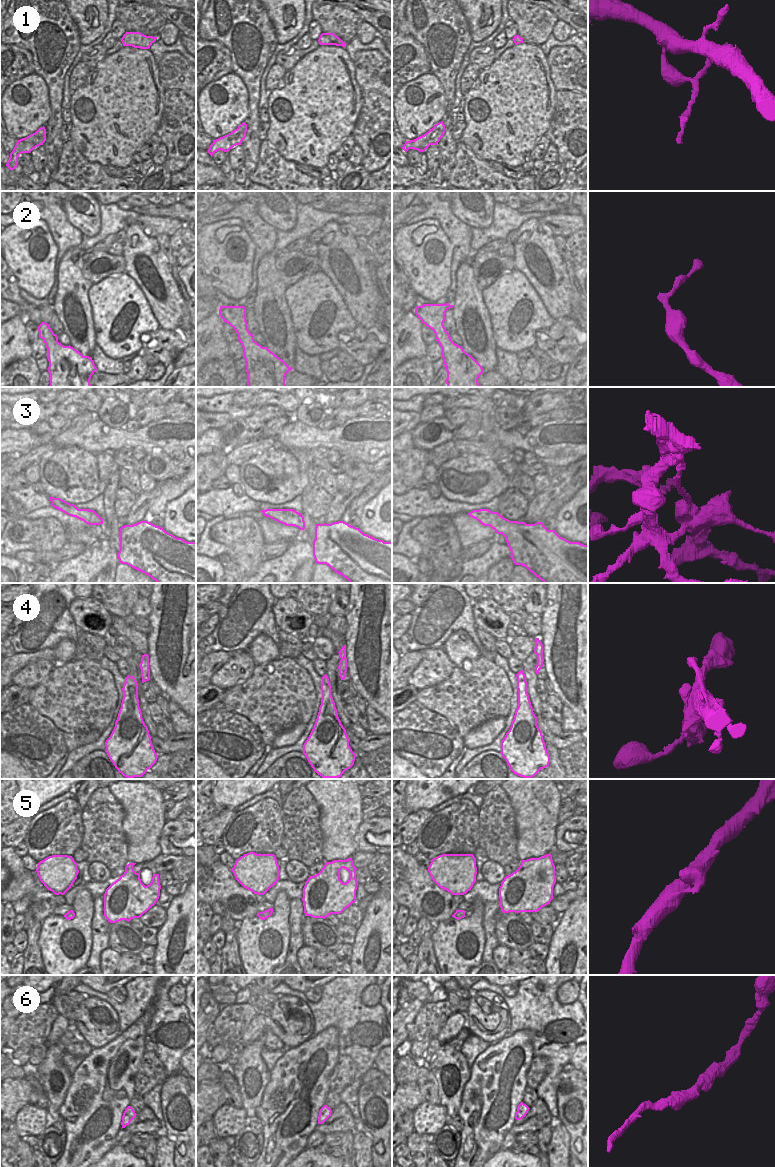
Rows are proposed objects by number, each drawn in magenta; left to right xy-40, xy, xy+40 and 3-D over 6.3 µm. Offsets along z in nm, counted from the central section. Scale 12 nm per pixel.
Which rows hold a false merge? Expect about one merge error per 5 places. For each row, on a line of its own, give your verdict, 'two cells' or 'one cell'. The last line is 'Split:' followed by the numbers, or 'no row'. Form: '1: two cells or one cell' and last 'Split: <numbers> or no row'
1: two cells
2: two cells
3: two cells
4: one cell
5: one cell
6: one cell
Split: 1, 2, 3

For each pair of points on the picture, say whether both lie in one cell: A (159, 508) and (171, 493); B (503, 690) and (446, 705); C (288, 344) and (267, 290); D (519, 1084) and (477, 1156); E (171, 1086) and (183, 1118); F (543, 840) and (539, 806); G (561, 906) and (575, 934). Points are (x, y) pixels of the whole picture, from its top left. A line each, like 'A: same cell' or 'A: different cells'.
A: same cell
B: same cell
C: same cell
D: same cell
E: same cell
F: same cell
G: different cells

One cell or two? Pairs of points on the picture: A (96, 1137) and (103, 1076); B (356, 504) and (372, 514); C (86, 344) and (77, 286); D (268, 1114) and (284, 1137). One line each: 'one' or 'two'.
A: one
B: two
C: one
D: one

